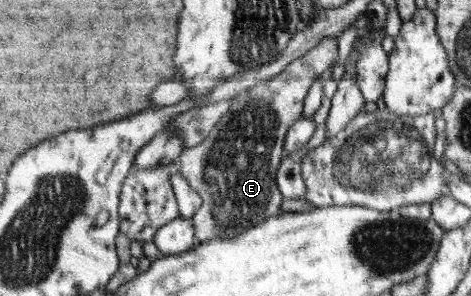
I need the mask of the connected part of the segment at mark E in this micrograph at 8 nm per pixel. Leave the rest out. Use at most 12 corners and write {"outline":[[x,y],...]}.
{"outline":[[324,38],[179,156],[197,243],[279,215],[291,127],[337,58]]}

